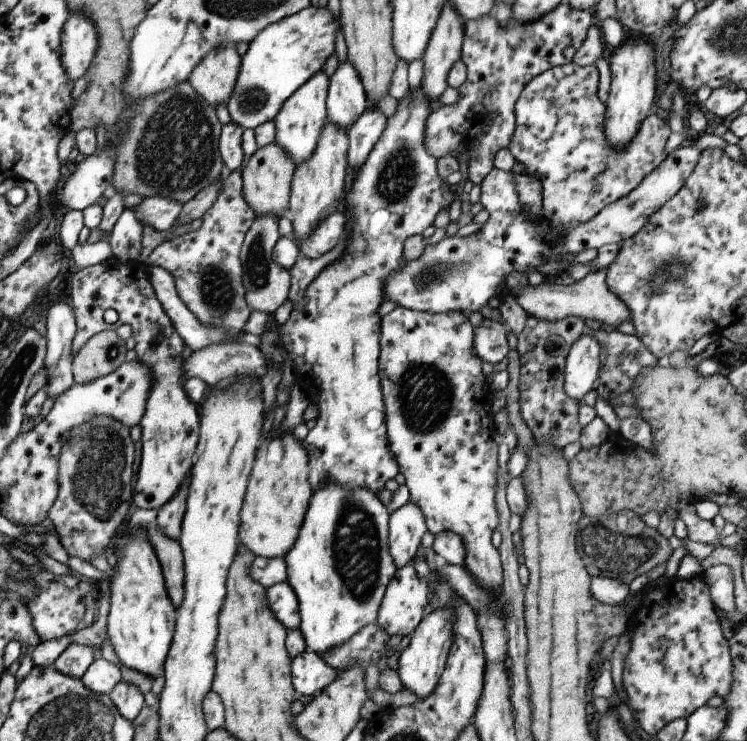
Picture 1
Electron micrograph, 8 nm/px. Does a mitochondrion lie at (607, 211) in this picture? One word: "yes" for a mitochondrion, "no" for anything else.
no

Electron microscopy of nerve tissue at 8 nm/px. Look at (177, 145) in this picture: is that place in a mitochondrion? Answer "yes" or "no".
yes

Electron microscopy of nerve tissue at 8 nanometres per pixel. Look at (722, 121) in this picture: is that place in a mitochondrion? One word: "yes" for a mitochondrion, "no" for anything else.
no

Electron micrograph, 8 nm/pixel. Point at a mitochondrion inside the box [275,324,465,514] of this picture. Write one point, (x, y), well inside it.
(424, 393)

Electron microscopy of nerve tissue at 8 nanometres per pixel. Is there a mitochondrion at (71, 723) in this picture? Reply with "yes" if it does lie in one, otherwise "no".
yes

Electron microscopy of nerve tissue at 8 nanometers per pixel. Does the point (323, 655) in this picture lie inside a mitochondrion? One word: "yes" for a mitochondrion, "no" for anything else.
no

